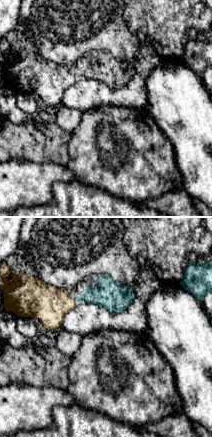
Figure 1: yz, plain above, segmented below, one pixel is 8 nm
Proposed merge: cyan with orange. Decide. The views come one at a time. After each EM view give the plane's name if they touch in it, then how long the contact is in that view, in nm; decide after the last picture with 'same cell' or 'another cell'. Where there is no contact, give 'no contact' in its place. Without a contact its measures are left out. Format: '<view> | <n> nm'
yz | 70 nm

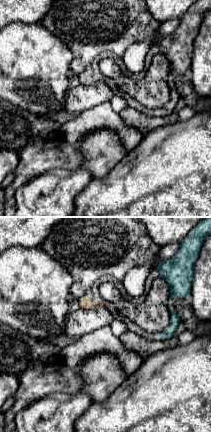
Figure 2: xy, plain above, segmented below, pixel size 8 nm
xy | 60 nm

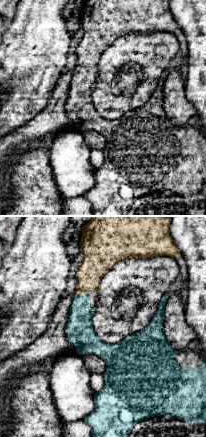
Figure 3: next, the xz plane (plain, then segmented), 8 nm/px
xz | 90 nm

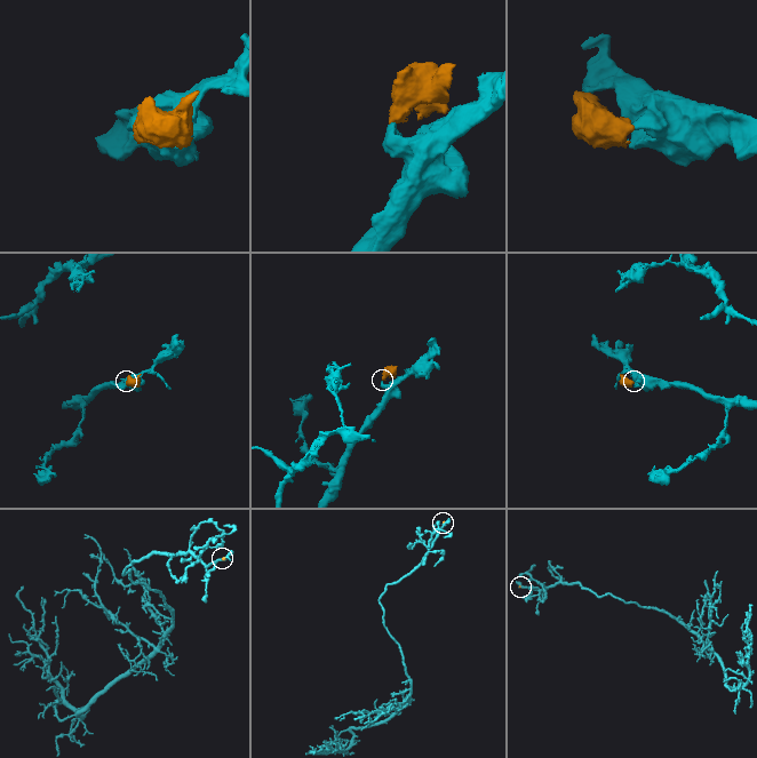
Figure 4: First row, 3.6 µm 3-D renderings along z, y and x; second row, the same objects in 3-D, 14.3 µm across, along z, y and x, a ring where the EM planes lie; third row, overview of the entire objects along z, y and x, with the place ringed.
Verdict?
same cell

